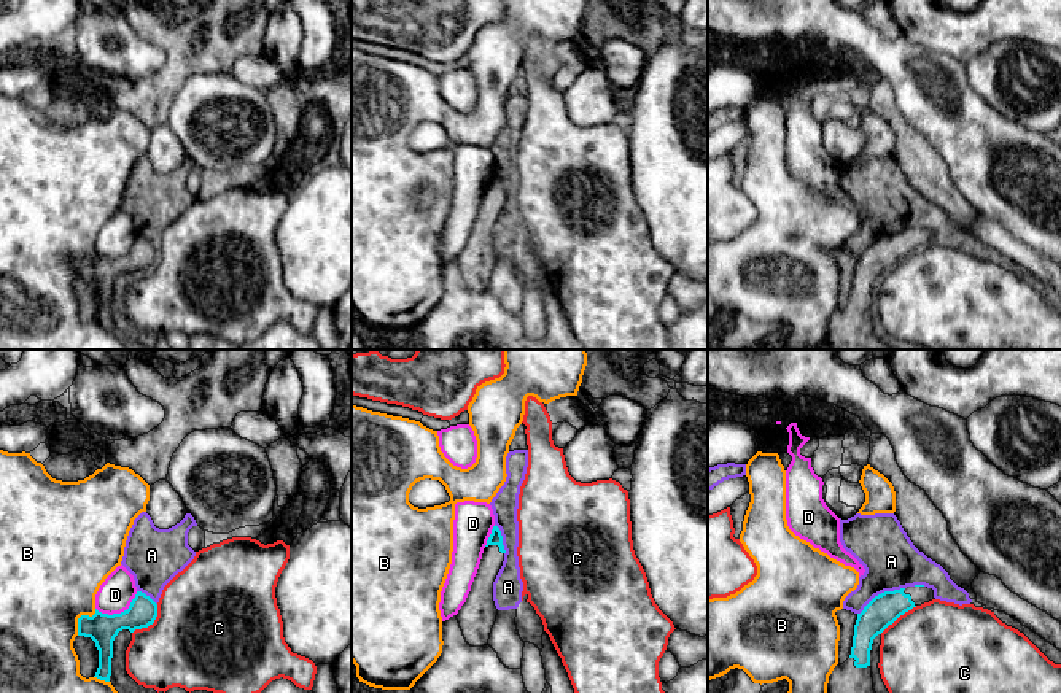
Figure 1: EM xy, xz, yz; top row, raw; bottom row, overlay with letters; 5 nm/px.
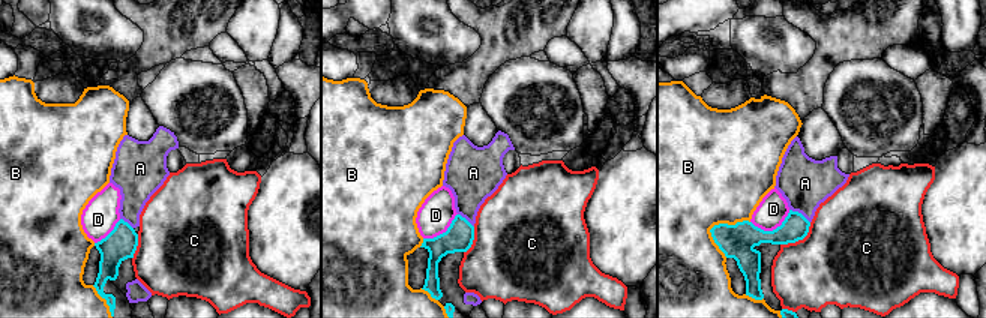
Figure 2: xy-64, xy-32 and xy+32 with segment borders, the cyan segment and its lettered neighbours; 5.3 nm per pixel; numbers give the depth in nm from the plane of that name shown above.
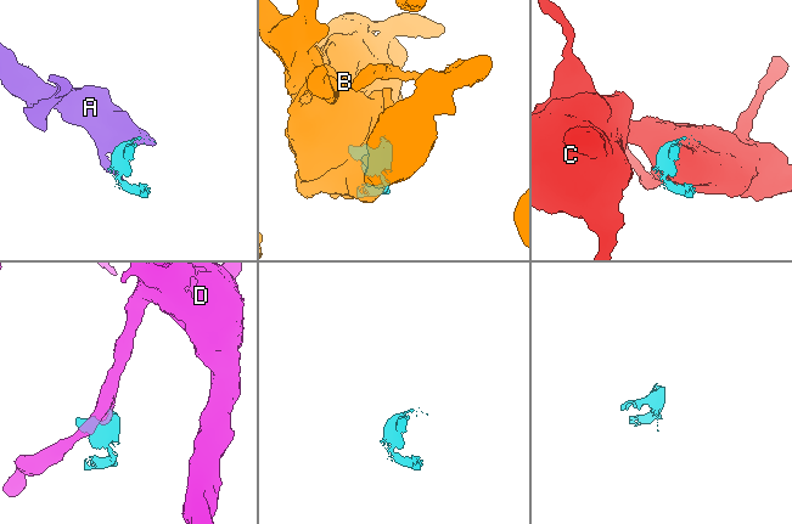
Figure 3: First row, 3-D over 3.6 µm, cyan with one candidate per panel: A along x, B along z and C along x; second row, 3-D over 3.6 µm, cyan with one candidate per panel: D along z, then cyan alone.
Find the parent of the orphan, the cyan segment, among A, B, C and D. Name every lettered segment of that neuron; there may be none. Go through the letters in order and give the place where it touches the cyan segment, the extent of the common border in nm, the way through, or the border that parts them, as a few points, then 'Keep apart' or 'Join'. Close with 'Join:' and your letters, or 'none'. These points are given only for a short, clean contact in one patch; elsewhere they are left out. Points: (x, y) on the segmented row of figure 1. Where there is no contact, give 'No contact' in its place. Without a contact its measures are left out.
A: Touches cyan at yz (882, 593). Shared border 280 nm. Keep apart
B: Touches cyan at xy (80, 617). Shared border 170 nm. Keep apart
C: Touches cyan at xy (151, 623). Shared border 200 nm. Keep apart
D: Touches cyan at xy (121, 612). Shared border 240 nm. Boundary: xy (137, 592), (131, 604), (120, 612), (102, 614), (96, 609). Keep apart
Join: none

